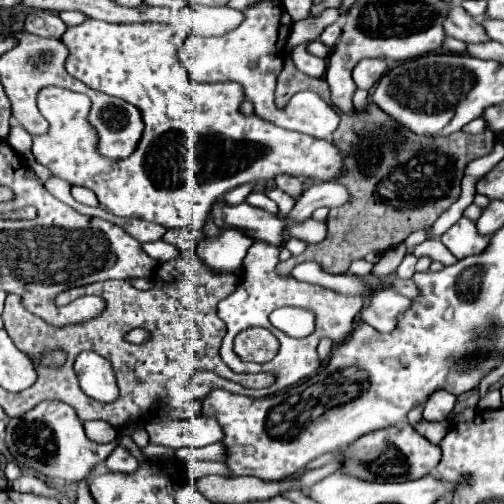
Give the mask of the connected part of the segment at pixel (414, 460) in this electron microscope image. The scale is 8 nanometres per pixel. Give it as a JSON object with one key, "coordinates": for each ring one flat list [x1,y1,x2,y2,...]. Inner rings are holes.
{"coordinates":[[389,426,385,430,369,432,353,442,345,454,343,470,369,482,405,482,423,478,425,474,433,472,439,460,439,446,417,434,415,428,409,426,409,430,399,430,395,426]]}

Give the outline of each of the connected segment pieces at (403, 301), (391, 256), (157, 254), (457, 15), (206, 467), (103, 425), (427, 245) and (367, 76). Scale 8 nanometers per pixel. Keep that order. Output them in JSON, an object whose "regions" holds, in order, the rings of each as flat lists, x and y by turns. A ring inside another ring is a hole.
{"regions":[[[381,290,361,310,361,318,379,332,391,332,397,326,397,316,409,308,409,298,393,290]],[[399,244,399,246,391,248,391,250,385,252,385,254,381,256,381,260,373,266,371,276,375,276,375,278,385,278,385,276,395,274,395,268,401,264,403,256,405,256,405,244]],[[157,240,157,242,149,242,149,244,143,244,141,246,143,248,143,252,147,254,147,256,151,256,155,262,159,262,159,264,163,264,165,260,169,260,171,256,175,258,177,256,177,248,173,248,171,244,167,244,167,242,163,242,163,240]],[[453,6,447,20,445,20,445,32,447,36,453,36,465,44,481,44,489,42,491,38,487,36,485,28,469,16,461,6]],[[187,462,187,478,191,482,199,482,199,478,207,474,229,476,229,468,225,468,223,462]],[[85,422,85,434,93,440,93,442,101,442,101,444,109,444,115,440,115,428,111,428,107,422]],[[437,238,425,240,425,242,419,244,419,246,413,250,413,254,415,254,417,258,429,256,431,260,437,260,437,262,441,262,441,264,445,264,445,266,451,266,451,264,457,262,457,258,455,258]],[[365,58,353,68,353,80,357,88,369,90,387,72,387,62,379,58]]]}

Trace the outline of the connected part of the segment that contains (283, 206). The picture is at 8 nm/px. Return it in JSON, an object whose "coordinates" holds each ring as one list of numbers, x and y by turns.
{"coordinates":[[277,188,269,190,269,192,267,192,267,196,269,196,271,200,275,200,275,202,277,202,277,206,279,206,279,216,281,216,283,220,289,220,289,212,293,210,295,200,293,200,289,194,285,194,283,190,277,190]]}

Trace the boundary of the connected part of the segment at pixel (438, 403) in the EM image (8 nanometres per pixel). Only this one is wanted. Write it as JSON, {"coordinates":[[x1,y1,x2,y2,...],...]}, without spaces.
{"coordinates":[[433,392,429,400,423,404,423,418,433,422,433,420,445,420,455,406,455,396,449,392]]}

